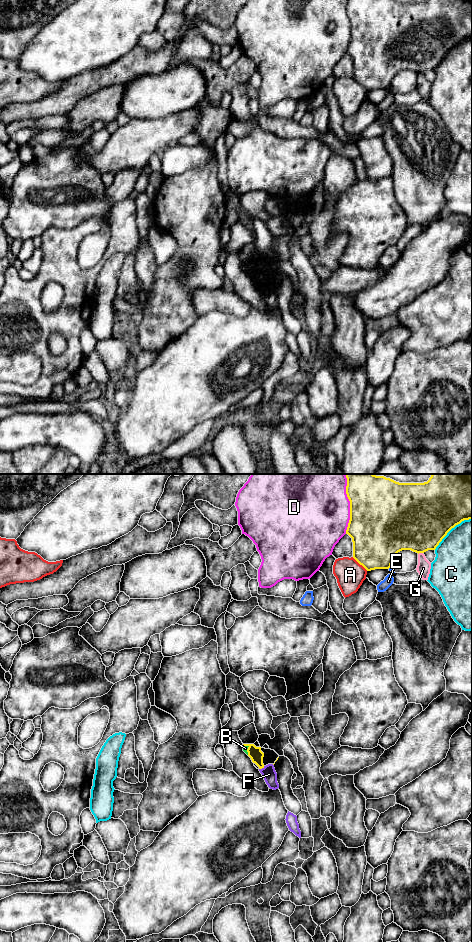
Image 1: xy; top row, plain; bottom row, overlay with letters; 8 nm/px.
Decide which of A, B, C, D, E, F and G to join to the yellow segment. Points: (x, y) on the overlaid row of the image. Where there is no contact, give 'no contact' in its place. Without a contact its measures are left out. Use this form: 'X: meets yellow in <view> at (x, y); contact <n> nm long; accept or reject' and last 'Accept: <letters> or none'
A: meets yellow in xy at (360, 564); contact 170 nm long; reject
B: meets yellow in xy at (247, 749); contact 90 nm long; reject
C: meets yellow in xy at (451, 528); contact 400 nm long; reject
D: meets yellow in xy at (350, 504); contact 480 nm long; reject
E: meets yellow in xy at (389, 567); contact 30 nm long; reject
F: meets yellow in xy at (261, 768); contact 50 nm long; reject
G: meets yellow in xy at (420, 552); contact 40 nm long; reject
Accept: none

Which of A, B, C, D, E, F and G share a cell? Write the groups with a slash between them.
A / B / C / D / E / F / G

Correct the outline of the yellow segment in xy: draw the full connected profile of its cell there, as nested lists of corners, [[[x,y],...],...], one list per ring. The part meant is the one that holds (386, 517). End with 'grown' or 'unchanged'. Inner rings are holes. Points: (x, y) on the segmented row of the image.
[[[345,474],[347,478],[346,494],[350,501],[350,520],[346,530],[353,542],[353,558],[367,571],[389,569],[394,556],[402,550],[424,553],[435,550],[447,533],[464,520],[472,519],[472,474],[432,474],[424,483],[399,483],[384,476],[374,474]]]; unchanged

